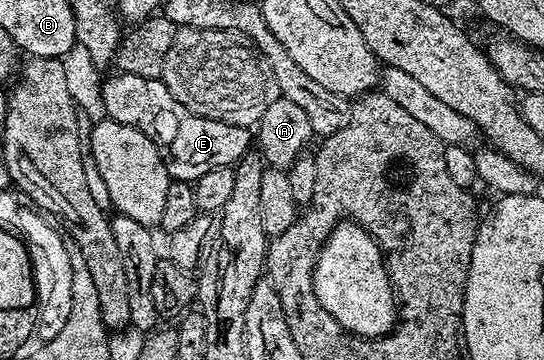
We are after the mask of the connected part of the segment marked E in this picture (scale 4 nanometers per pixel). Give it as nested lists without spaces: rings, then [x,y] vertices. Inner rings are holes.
[[[115,71],[101,81],[104,106],[109,119],[124,122],[140,130],[158,148],[160,158],[168,170],[171,180],[198,180],[208,170],[229,168],[237,164],[245,152],[251,151],[252,132],[250,128],[228,122],[216,122],[192,114],[162,84],[161,79],[140,78],[136,74]]]

